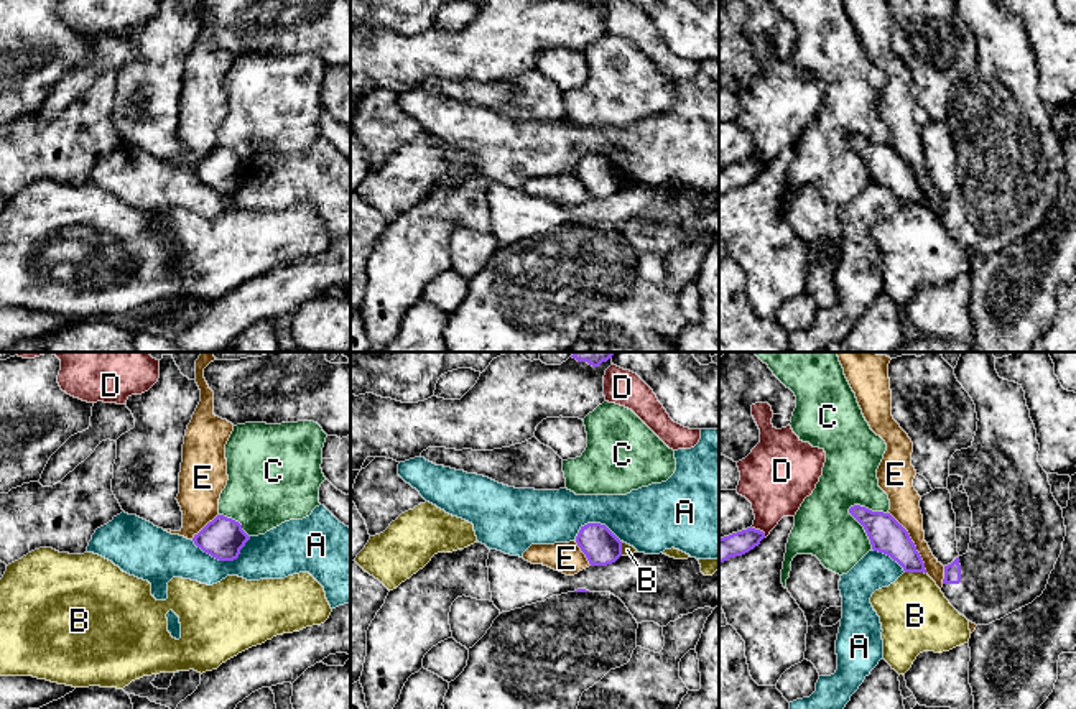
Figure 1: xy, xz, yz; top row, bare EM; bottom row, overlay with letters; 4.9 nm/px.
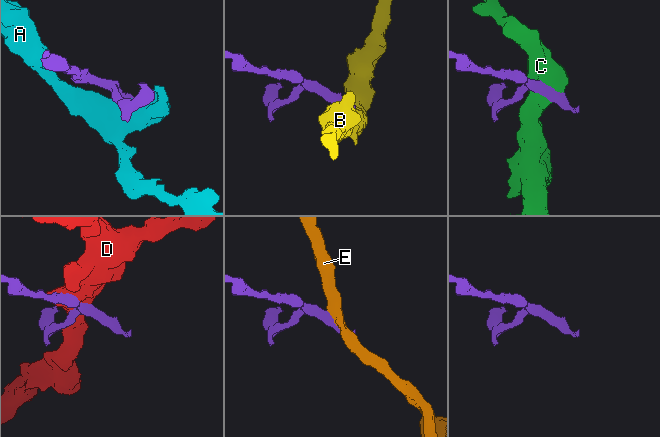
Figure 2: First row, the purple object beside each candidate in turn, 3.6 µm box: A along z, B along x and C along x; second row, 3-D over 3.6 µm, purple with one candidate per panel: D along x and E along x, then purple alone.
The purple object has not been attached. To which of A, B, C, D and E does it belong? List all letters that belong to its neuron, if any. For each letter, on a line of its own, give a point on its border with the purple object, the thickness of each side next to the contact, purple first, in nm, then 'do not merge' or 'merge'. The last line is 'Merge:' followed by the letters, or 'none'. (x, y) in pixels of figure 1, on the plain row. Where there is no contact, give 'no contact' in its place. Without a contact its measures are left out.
A: xy (224, 191) | 200/240 nm | do not merge
B: yz (915, 203) | 170/340 nm | do not merge
C: yz (862, 157) | 170/280 nm | do not merge
D: yz (759, 162) | 120/320 nm | do not merge
E: yz (913, 175) | 170/140 nm | do not merge
Merge: none

